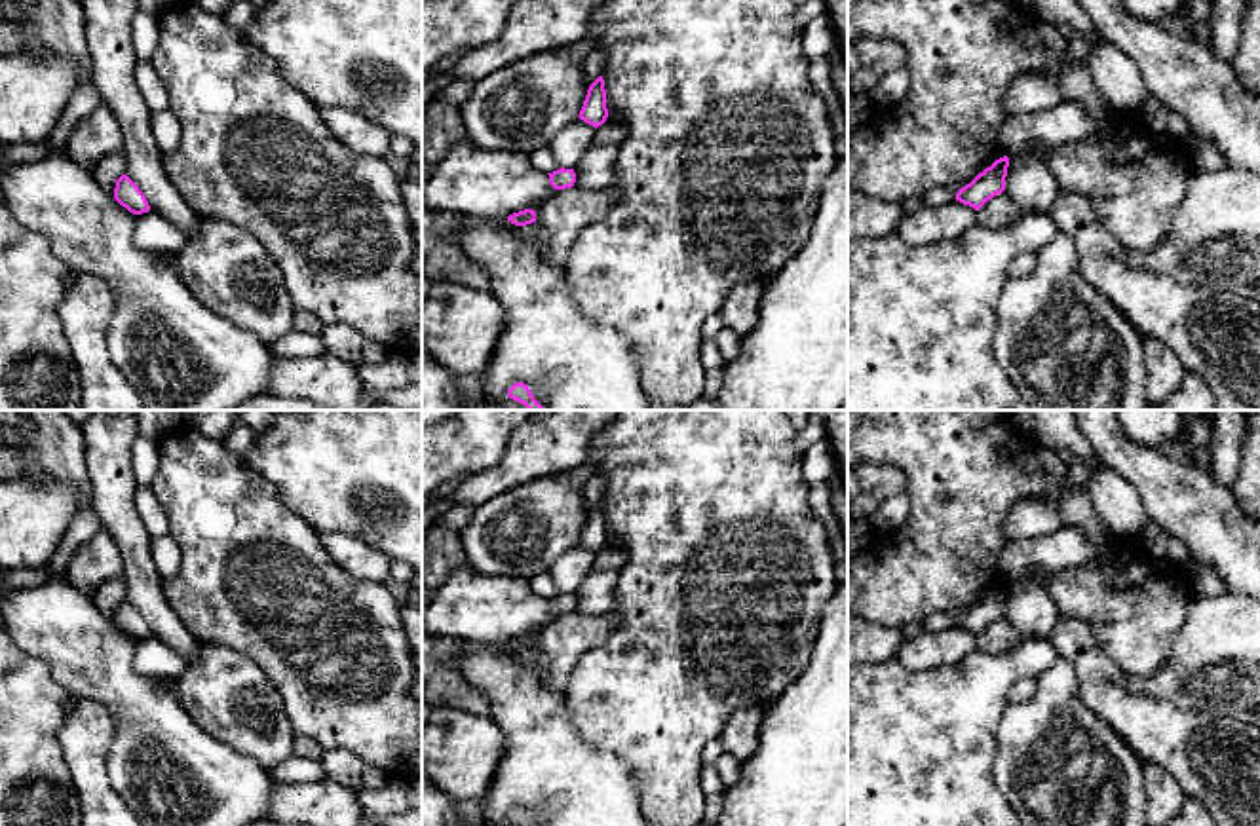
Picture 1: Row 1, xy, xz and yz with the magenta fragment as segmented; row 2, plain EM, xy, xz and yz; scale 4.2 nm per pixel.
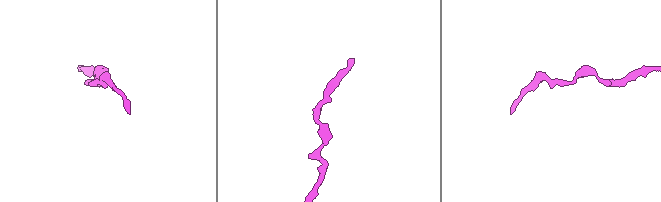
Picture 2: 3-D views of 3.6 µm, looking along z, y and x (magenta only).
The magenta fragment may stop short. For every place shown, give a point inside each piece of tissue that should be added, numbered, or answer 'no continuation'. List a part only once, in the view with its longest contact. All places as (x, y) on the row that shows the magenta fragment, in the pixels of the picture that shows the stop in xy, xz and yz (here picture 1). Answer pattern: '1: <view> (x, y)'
no continuation

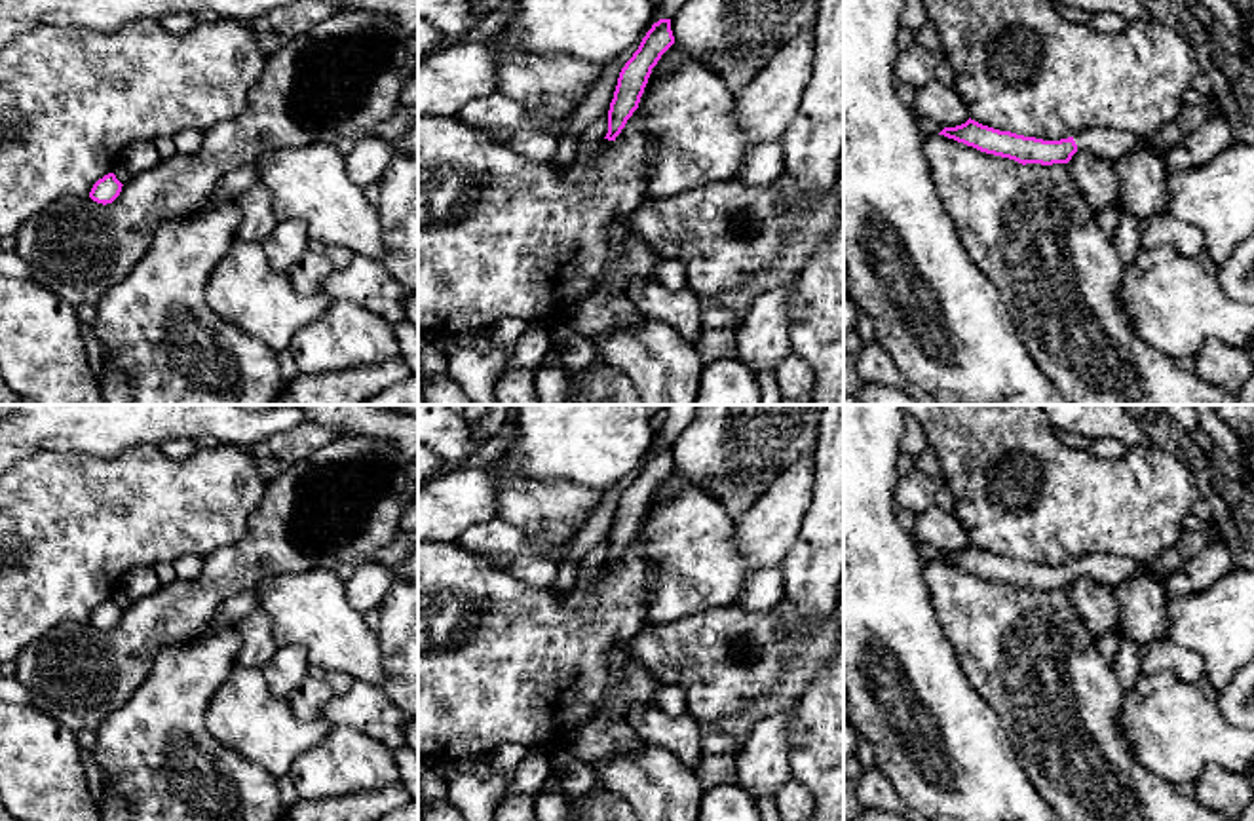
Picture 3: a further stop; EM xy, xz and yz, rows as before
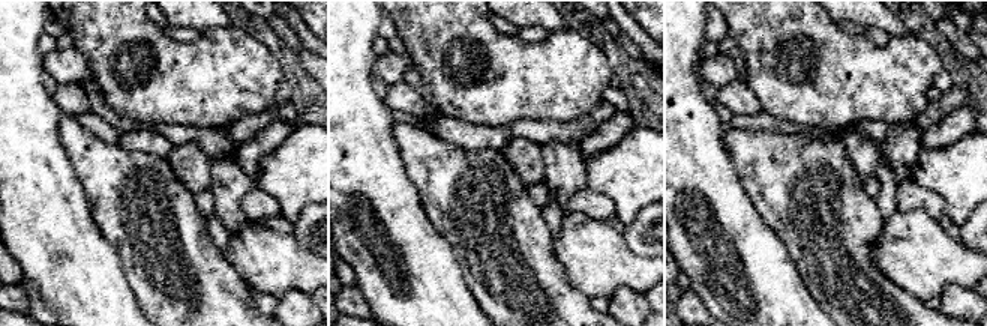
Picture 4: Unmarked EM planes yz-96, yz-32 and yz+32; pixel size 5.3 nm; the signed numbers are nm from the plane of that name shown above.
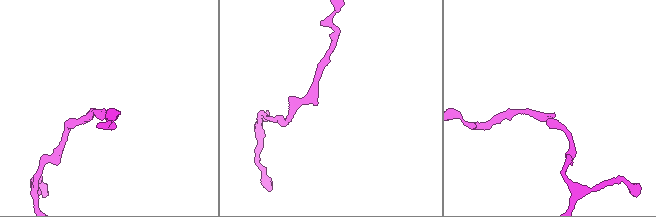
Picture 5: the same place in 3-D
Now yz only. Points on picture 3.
1: yz (1112, 145)

